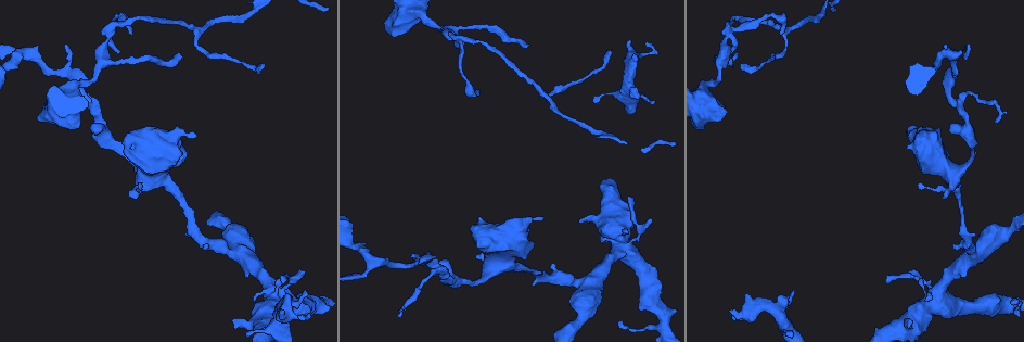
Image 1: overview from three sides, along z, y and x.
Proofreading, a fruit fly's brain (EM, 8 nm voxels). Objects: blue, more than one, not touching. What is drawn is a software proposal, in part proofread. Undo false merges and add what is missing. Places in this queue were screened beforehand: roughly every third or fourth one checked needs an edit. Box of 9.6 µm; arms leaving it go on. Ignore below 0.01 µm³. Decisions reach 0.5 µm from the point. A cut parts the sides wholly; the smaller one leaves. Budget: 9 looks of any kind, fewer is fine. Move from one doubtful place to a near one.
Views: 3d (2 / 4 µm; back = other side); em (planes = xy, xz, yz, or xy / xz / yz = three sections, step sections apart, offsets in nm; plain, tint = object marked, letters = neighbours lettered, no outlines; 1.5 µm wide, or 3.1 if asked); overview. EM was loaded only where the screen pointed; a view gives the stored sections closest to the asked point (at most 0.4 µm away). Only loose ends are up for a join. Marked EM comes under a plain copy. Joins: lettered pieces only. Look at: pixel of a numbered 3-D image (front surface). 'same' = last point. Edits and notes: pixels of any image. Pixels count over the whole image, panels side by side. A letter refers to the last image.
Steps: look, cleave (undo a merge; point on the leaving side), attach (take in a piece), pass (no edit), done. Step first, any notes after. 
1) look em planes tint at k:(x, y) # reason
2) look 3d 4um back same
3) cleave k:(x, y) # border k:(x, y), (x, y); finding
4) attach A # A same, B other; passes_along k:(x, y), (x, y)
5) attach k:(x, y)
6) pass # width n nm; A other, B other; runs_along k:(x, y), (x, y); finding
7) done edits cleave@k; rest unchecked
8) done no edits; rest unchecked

look em planes letters at 1:(635, 95)

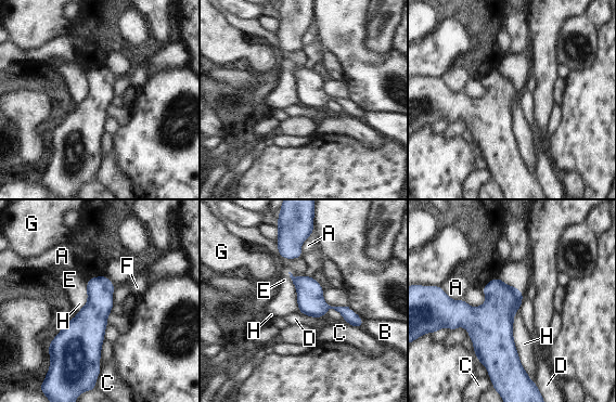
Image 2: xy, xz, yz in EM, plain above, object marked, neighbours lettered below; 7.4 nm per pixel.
pass # width 190 nm; A other, B other, C other, D other, E other, F other, G other, H other; one cell here

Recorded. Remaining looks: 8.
look em xy step 8 letters at 1:(232, 319) # branch stops here

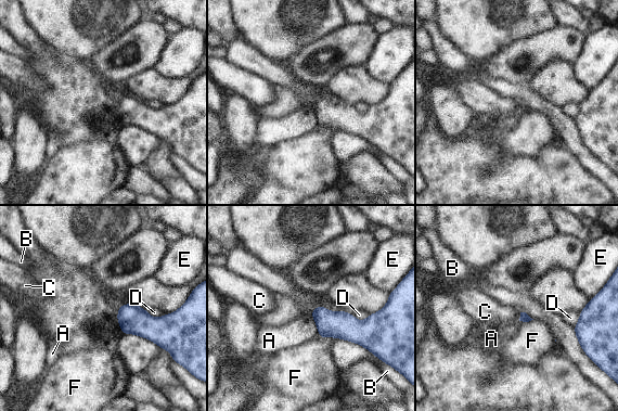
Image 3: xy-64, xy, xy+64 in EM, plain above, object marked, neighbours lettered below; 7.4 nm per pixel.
pass # A other, B other, C other, D other, E other, F other; border 3:(312, 308), (340, 309); no lettered piece goes on from it

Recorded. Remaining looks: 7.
look 3d 4um at 1:(726, 34) # three-way junction

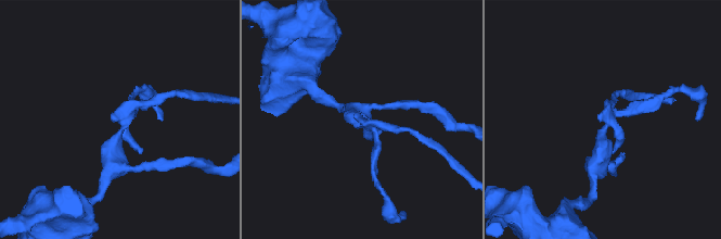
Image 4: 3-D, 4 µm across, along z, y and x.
look em planes tint at 4:(366, 123)

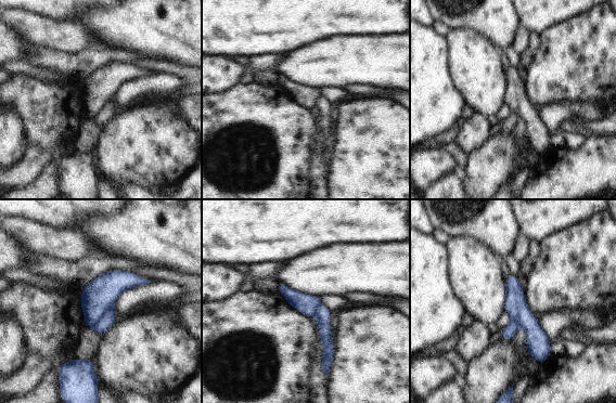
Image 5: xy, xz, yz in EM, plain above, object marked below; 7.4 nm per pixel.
look em planes letters same # what lies round it

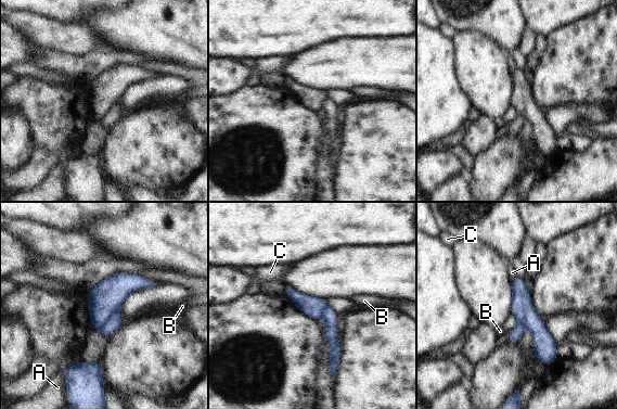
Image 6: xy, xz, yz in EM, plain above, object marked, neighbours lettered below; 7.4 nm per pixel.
cleave 6:(103, 299) # longest_contact A 190 nm; A other, B other, C other; part_leaving 6:(518, 280), (547, 362); two cells meet here

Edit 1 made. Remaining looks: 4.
look overview # see it whole again

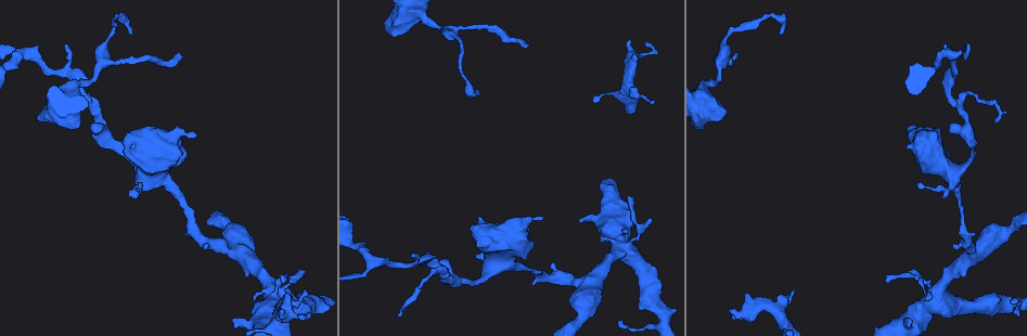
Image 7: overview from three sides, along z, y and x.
look 3d 2um at 7:(436, 266) # sharp bend

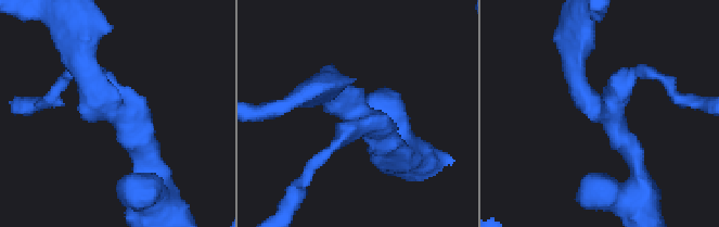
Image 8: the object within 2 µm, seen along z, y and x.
look em yz step 4 tint at 8:(606, 107) # arms 3

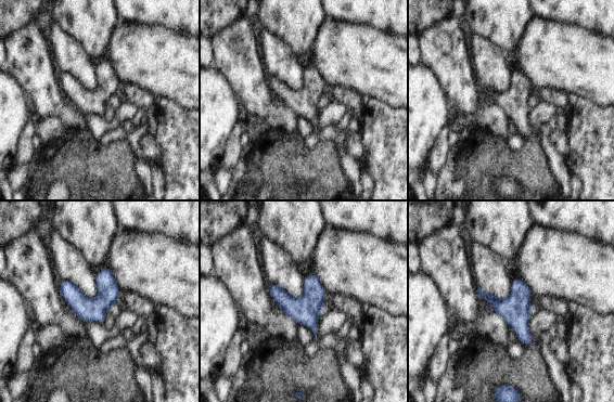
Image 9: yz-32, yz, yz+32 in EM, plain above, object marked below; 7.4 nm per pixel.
look em xz step 4 letters same # cut it another way

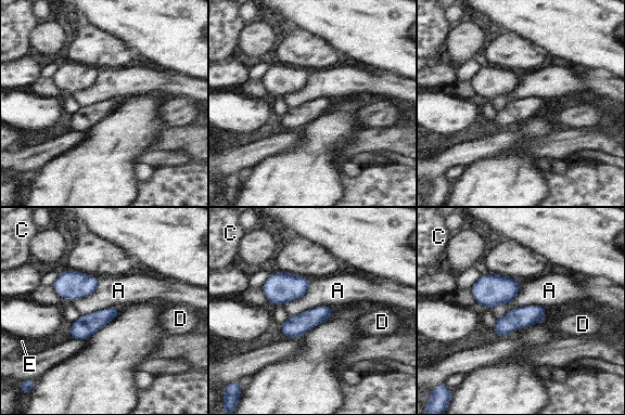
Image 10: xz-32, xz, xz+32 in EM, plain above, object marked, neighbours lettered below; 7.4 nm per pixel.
pass # A other, C other, D other, E other; border 10:(546, 307), (519, 306), (497, 318); all the same cell

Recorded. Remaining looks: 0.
done edits cleave@6; rest unchecked

